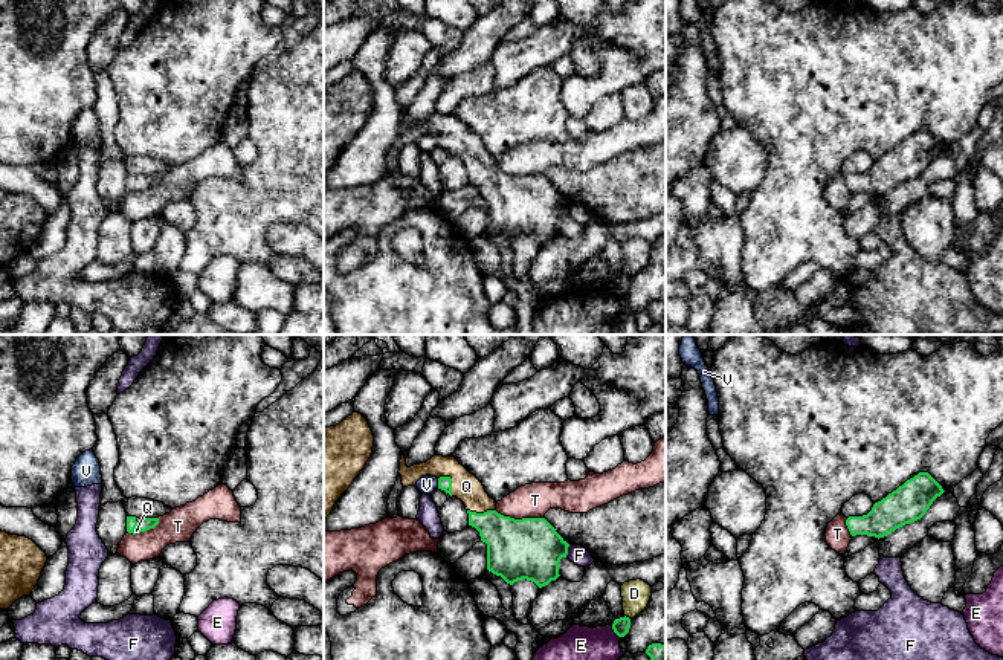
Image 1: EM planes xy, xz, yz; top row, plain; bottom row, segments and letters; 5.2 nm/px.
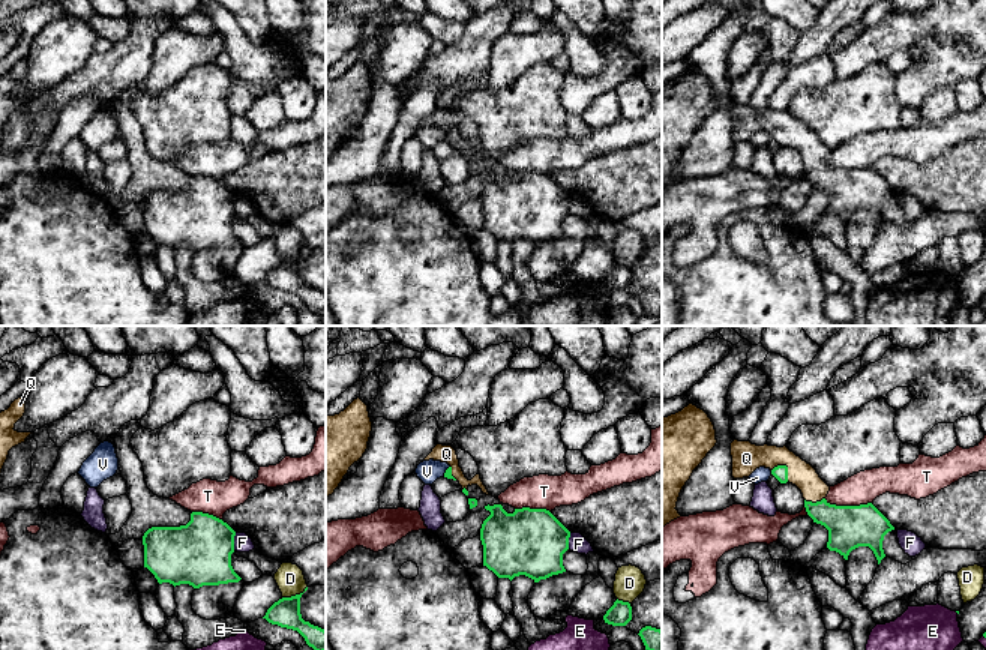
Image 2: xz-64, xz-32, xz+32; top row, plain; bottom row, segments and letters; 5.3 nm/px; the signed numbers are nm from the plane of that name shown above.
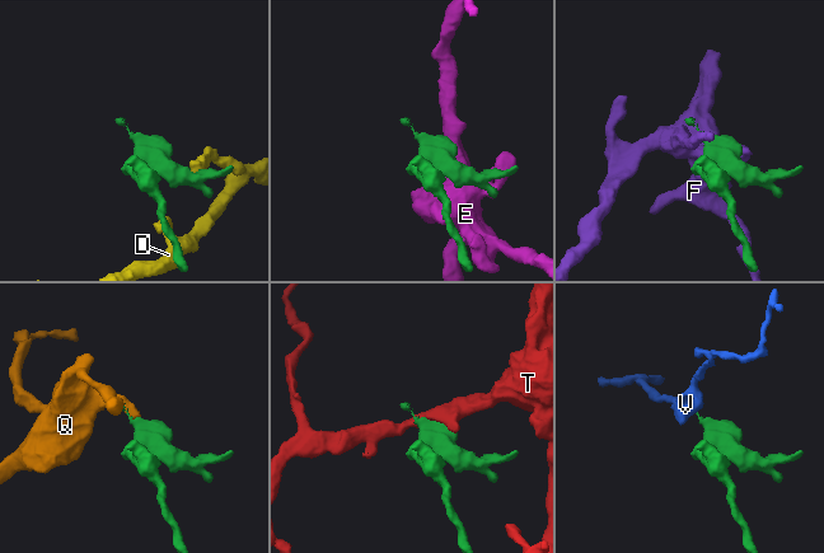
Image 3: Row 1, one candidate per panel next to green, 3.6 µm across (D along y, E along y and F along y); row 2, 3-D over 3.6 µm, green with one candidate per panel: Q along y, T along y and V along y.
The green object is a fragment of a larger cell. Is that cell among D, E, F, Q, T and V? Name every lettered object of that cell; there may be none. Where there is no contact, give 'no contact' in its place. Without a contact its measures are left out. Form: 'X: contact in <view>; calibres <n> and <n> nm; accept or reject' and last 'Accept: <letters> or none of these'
D: contact in xz; calibres 90 and 150 nm; reject
E: contact in xz; calibres 90 and 360 nm; reject
F: contact in xz; calibres 320 and 100 nm; reject
Q: contact in xz; calibres 80 and 150 nm; accept
T: contact in xz; calibres 320 and 180 nm; reject
V: contact in xz; calibres 80 and 100 nm; reject
Accept: Q

